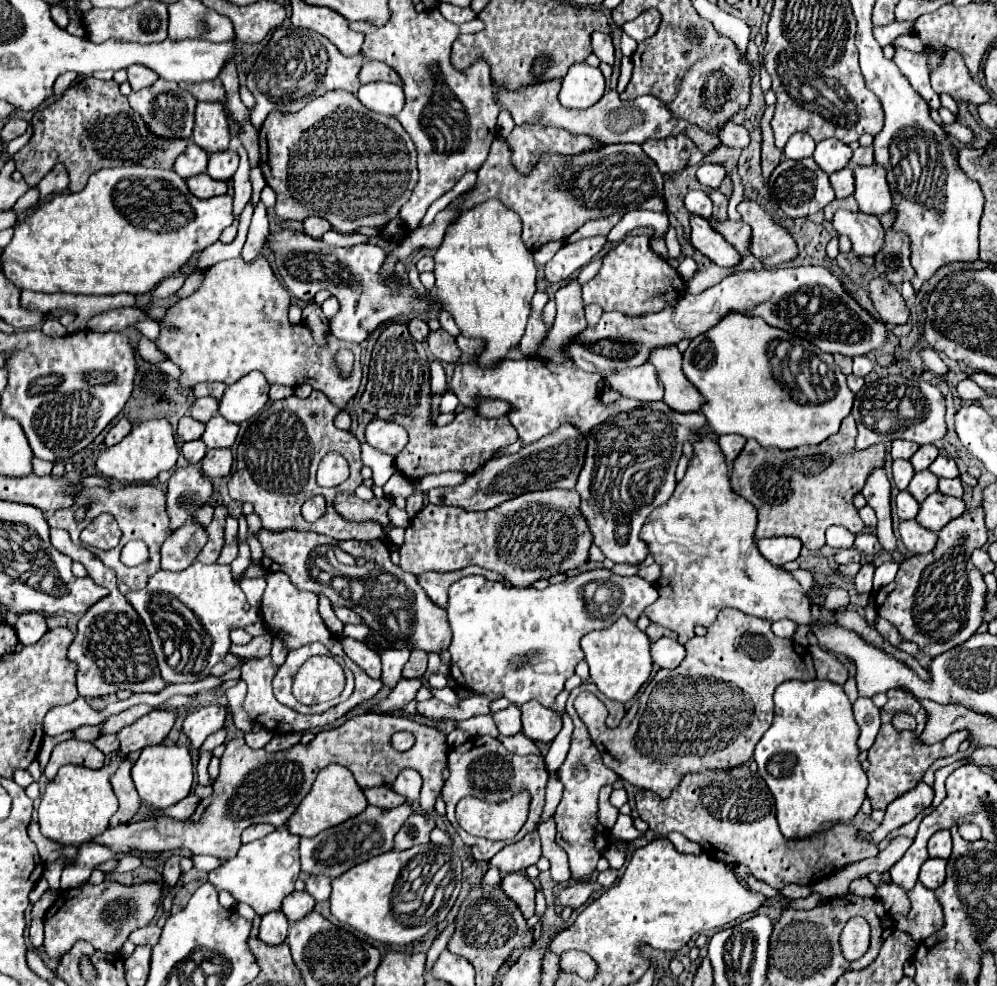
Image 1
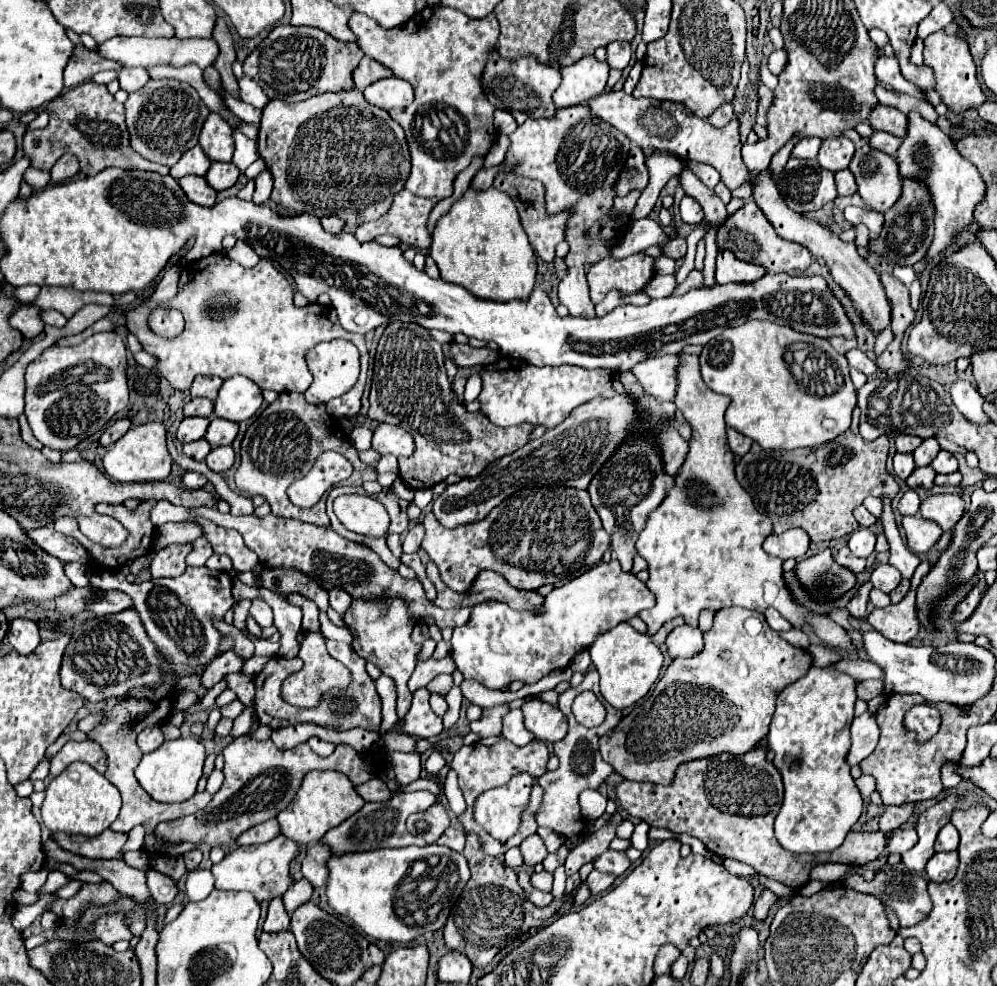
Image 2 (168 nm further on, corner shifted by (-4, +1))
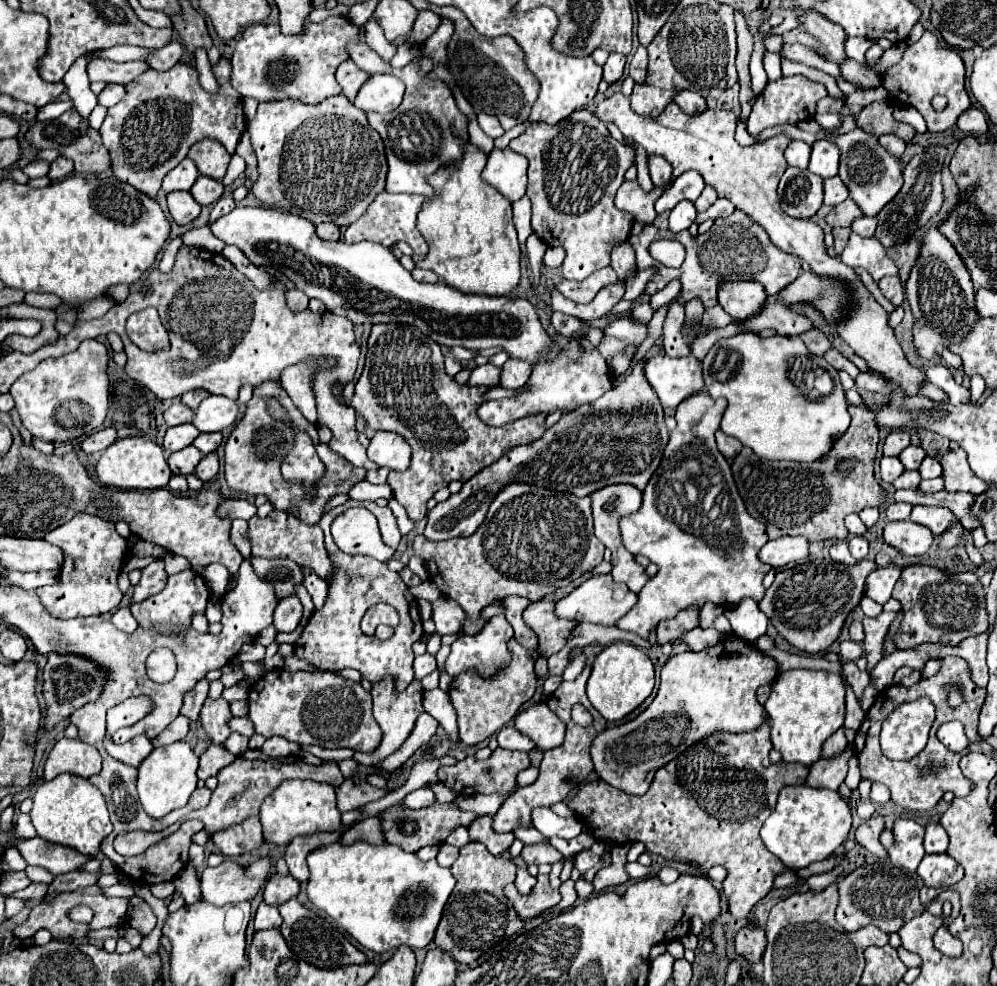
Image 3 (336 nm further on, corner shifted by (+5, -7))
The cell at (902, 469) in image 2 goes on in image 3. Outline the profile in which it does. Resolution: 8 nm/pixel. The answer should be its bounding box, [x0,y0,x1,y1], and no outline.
[881,457,905,483]

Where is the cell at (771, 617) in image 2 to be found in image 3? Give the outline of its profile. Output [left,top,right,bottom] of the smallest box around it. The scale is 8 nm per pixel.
[723,599,769,643]

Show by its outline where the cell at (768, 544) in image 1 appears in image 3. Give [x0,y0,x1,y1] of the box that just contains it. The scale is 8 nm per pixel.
[759,537,809,567]

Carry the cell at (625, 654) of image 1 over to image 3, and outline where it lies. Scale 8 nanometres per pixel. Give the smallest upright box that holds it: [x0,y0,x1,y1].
[587,643,655,723]

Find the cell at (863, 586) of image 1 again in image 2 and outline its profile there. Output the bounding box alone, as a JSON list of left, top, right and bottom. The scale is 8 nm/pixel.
[846,581,872,619]

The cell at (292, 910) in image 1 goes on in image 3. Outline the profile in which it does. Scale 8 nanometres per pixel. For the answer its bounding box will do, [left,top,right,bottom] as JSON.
[263,873,299,905]

